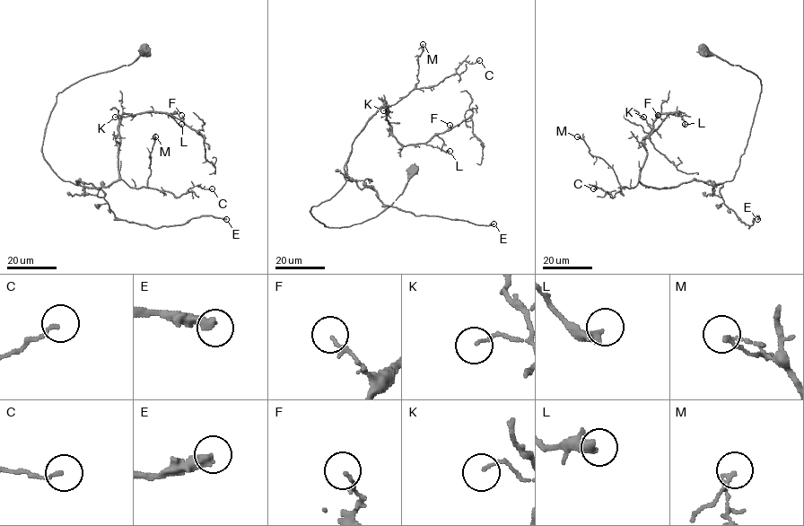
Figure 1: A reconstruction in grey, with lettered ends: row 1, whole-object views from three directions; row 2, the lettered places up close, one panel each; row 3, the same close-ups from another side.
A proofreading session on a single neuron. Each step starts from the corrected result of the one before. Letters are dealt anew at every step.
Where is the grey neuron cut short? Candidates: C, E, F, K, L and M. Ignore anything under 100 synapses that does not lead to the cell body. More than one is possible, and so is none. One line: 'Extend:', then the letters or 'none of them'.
Extend: E

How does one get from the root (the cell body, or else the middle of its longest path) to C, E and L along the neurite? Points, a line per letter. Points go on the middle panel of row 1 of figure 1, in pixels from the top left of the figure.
C: (413, 172), (389, 206), (362, 223), (330, 227), (310, 214), (345, 184), (354, 137), (382, 106), (479, 60)
E: (413, 172), (389, 206), (362, 223), (330, 227), (310, 214), (350, 179), (415, 215), (493, 223)
L: (413, 172), (362, 223), (330, 227), (310, 214), (345, 184), (354, 137), (382, 106), (399, 143), (450, 151)

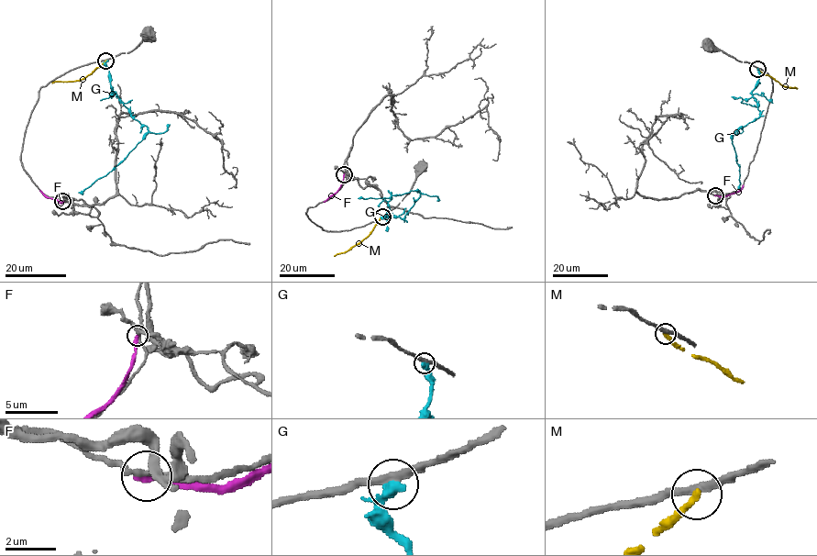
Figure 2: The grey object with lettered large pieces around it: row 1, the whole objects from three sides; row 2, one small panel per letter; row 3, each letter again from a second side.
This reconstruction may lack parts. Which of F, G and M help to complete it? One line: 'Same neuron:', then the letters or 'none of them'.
Same neuron: none of them

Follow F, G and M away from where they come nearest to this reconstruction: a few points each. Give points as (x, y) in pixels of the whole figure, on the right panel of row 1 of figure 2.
F: (715, 195), (724, 196), (737, 193), (743, 184)
G: (757, 69), (758, 83), (752, 96), (759, 116), (740, 127), (733, 135), (732, 143), (739, 169), (739, 187)
M: (757, 69), (781, 84), (798, 88)

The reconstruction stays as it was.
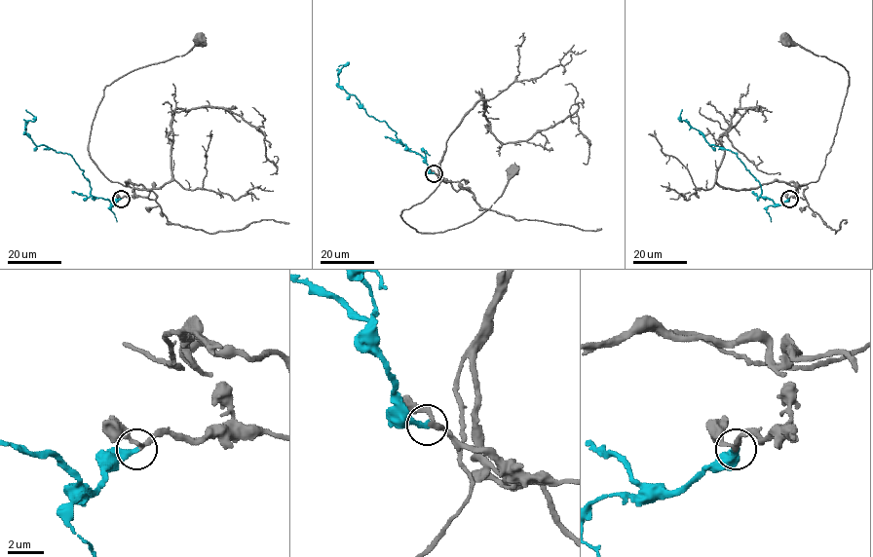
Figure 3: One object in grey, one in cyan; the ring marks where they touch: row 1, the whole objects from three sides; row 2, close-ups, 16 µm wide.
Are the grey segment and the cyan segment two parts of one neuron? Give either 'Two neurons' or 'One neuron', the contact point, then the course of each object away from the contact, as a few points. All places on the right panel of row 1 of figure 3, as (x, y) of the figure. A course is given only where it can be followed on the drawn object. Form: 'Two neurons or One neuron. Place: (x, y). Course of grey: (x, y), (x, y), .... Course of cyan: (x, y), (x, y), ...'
One neuron. Place: (789, 199). Course of grey: (789, 199), (797, 194), (796, 186), (817, 180), (849, 81), (842, 64), (816, 55), (788, 38). Course of cyan: (789, 199), (778, 204), (761, 197), (759, 182), (737, 153), (710, 145), (702, 133), (680, 120), (682, 109)

